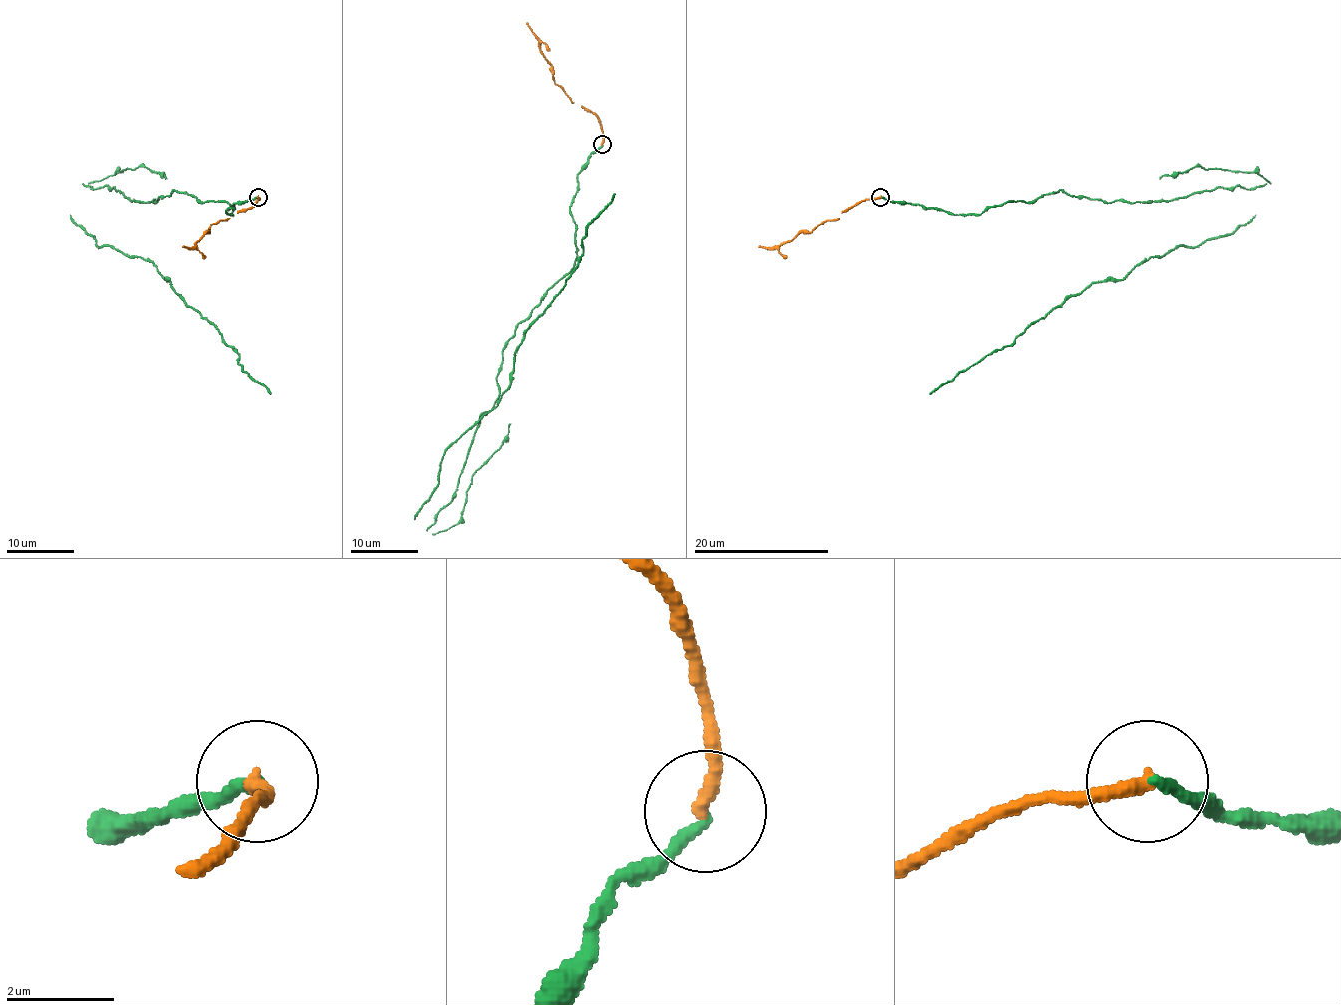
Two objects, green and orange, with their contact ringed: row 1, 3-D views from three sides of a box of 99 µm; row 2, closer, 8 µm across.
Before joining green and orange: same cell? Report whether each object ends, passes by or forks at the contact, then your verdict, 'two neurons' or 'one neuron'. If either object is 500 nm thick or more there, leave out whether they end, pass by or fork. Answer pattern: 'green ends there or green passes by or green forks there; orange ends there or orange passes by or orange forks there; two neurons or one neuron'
green ends there; orange ends there; two neurons

